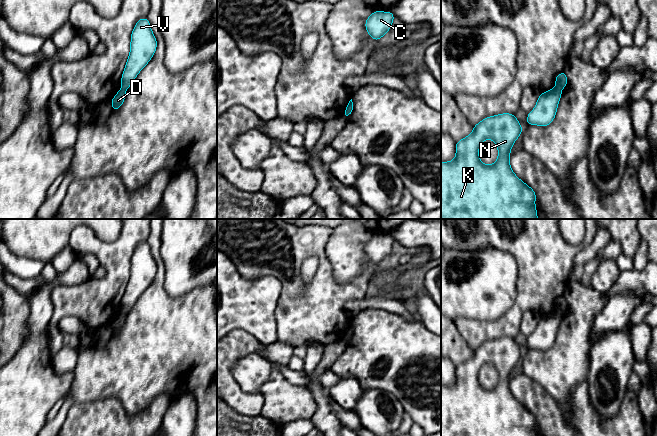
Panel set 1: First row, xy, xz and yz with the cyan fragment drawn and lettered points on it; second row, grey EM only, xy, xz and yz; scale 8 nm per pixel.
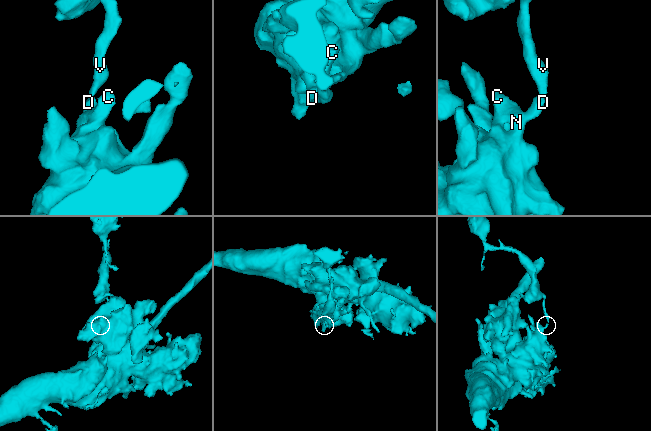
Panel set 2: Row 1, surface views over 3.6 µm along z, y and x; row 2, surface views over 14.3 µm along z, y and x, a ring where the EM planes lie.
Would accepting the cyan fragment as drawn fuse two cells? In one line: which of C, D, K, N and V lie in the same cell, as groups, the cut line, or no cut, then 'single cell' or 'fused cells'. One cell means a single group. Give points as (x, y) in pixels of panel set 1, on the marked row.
C D K N / V | yz (557, 87), (561, 89) | fused cells

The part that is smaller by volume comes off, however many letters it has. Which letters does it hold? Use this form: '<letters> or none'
V

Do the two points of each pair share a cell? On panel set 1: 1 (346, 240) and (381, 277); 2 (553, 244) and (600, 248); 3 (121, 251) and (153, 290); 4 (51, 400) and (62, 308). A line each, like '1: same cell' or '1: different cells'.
1: same cell
2: different cells
3: different cells
4: different cells

